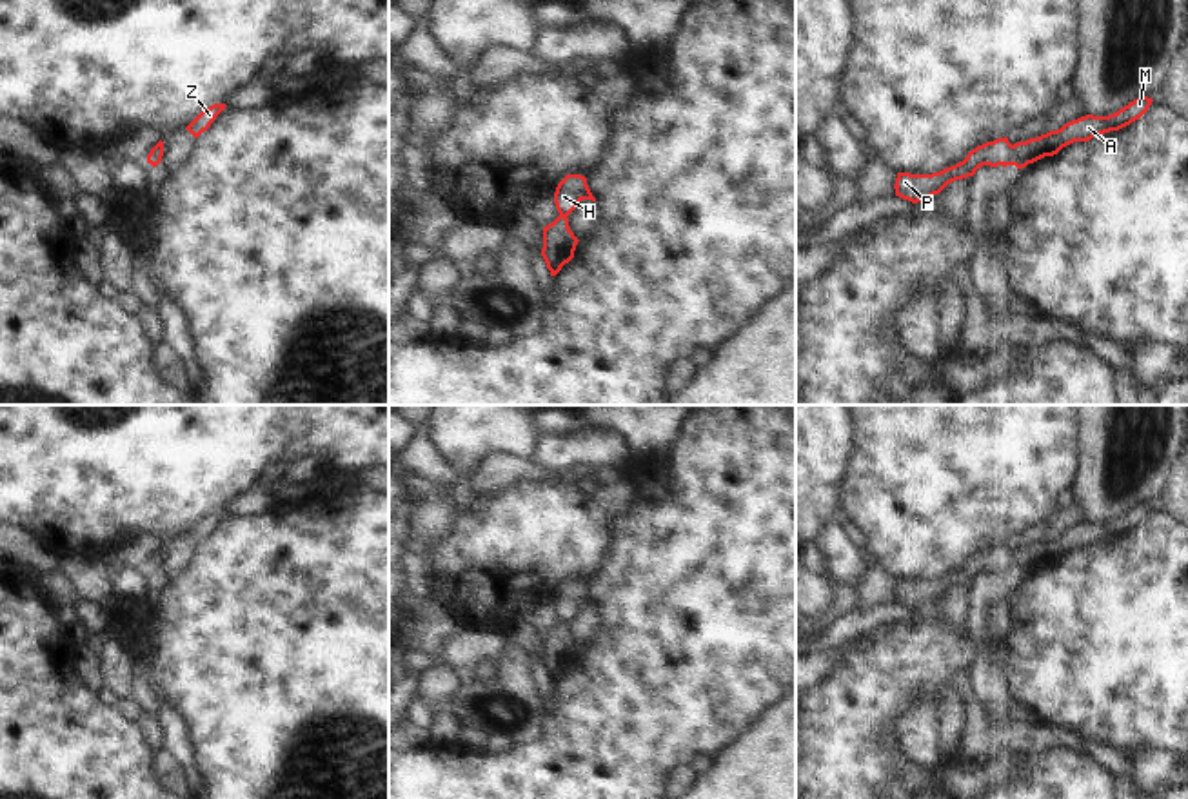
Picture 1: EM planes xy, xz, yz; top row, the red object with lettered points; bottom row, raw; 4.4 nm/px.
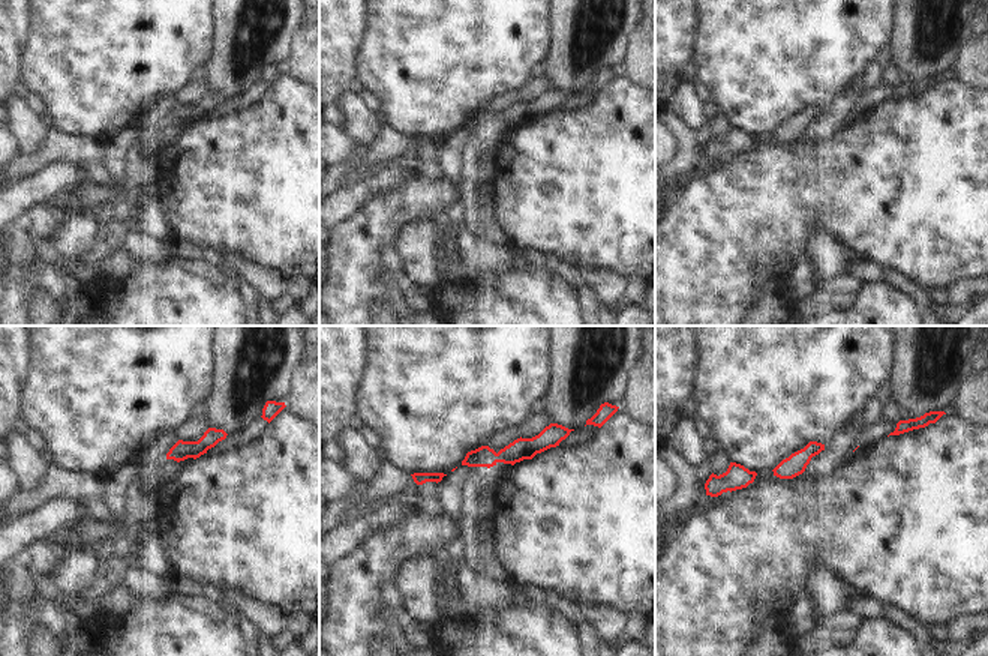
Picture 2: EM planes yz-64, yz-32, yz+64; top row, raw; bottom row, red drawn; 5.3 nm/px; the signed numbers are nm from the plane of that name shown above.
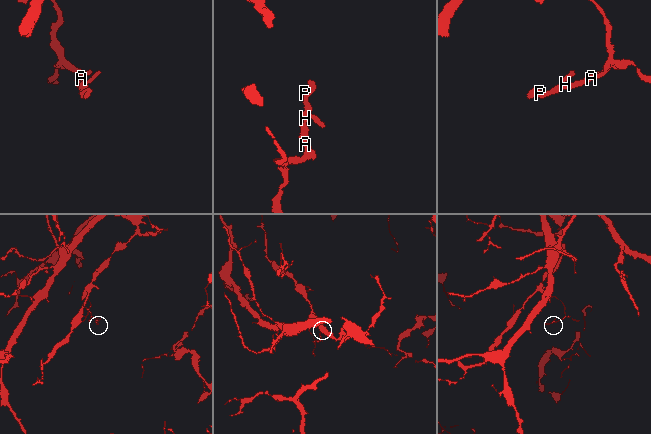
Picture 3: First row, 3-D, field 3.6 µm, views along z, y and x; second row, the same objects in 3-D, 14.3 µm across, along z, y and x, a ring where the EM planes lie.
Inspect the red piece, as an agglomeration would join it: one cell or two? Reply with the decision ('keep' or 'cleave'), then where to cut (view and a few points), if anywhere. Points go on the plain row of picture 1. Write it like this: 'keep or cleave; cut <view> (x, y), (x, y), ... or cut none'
keep; cut none

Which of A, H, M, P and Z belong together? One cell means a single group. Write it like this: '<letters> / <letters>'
A H M P Z

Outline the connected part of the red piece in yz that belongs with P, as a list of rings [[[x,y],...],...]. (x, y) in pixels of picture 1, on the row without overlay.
[[[1141,503],[1123,516],[1108,523],[1086,521],[1077,527],[1064,530],[1057,538],[1050,538],[1026,548],[1010,550],[1008,545],[997,545],[972,556],[966,565],[952,574],[946,574],[932,581],[910,581],[897,579],[896,603],[917,610],[925,605],[939,601],[948,590],[974,583],[983,572],[1015,572],[1017,576],[1026,574],[1044,563],[1057,561],[1063,554],[1074,548],[1088,548],[1097,541],[1119,538],[1132,528],[1139,527],[1148,514],[1152,505]]]

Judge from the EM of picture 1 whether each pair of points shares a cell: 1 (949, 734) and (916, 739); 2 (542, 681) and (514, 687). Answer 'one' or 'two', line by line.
1: two
2: two

